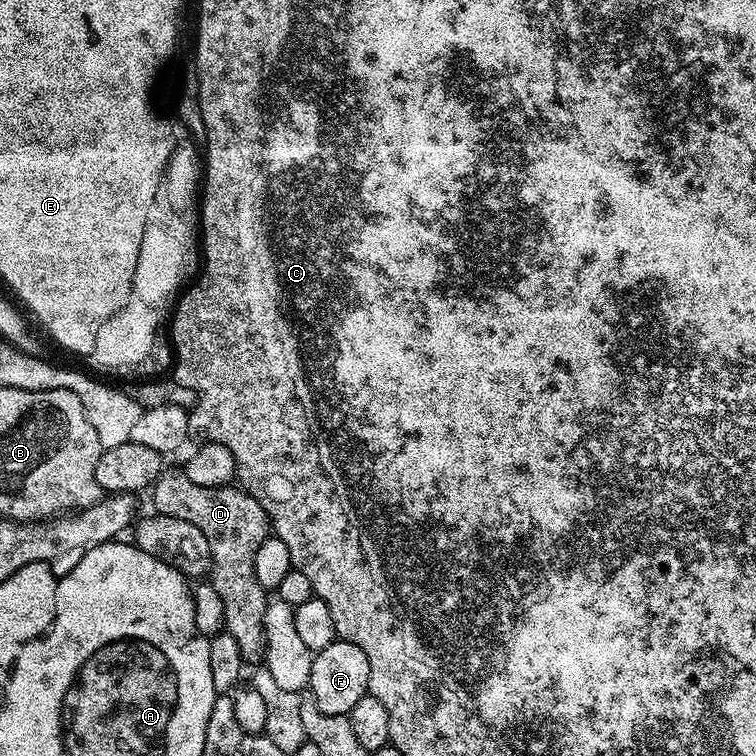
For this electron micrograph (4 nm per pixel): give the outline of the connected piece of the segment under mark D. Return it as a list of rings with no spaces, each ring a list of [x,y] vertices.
[[[180,470],[161,472],[150,489],[150,495],[151,507],[157,513],[186,519],[205,534],[212,555],[210,582],[222,598],[224,631],[238,642],[245,665],[259,665],[266,650],[264,619],[270,596],[258,582],[258,574],[254,574],[254,554],[258,554],[258,546],[262,546],[270,534],[266,510],[262,510],[259,502],[239,486],[197,486]]]

